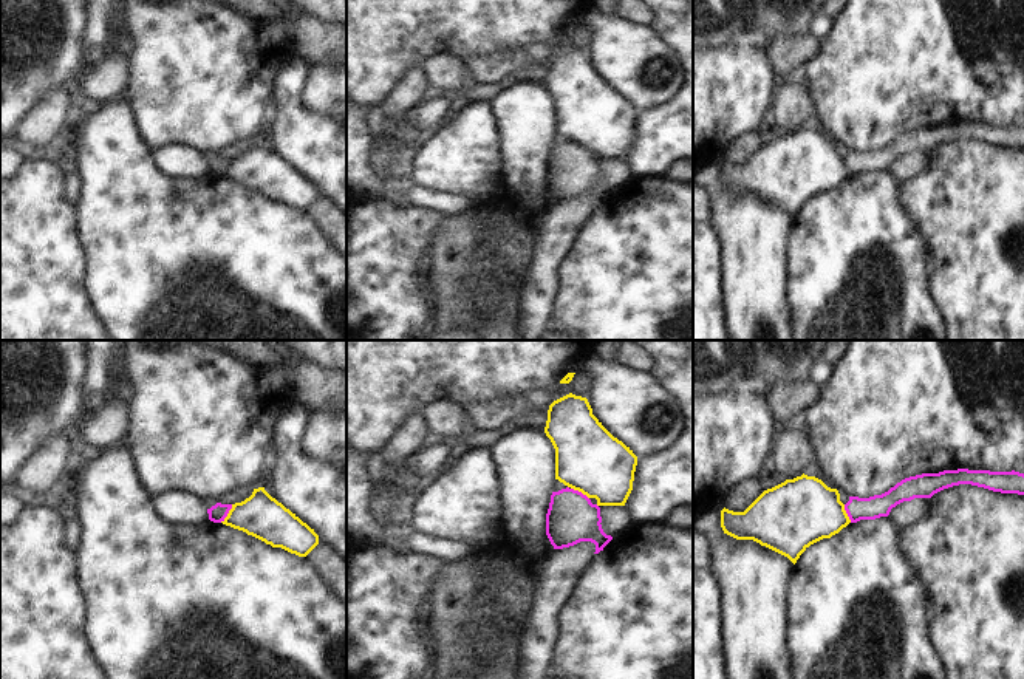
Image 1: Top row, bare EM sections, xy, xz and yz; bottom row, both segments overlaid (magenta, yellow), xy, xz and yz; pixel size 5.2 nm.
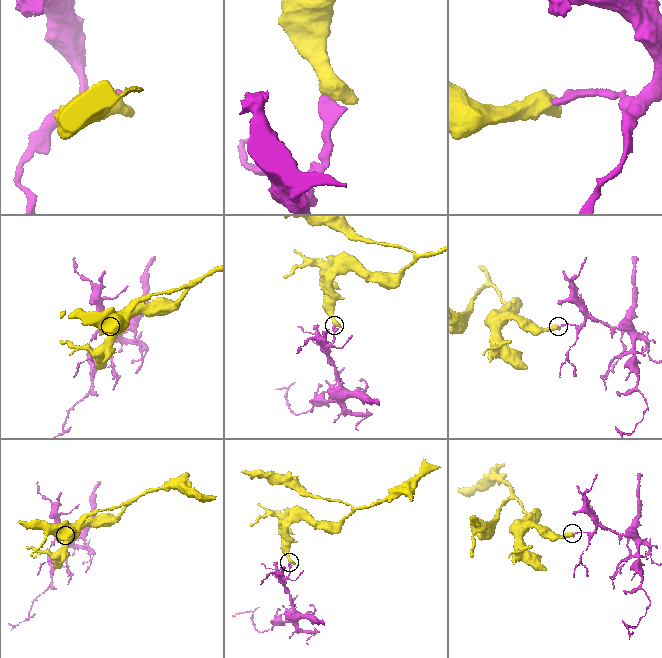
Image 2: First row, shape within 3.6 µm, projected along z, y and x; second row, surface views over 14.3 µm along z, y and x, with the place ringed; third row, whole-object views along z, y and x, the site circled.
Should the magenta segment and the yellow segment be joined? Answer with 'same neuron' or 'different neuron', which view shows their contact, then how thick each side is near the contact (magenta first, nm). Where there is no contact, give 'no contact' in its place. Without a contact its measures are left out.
different neuron; meets magenta in xy; 90 nm thick on the magenta side, 220 nm on the other

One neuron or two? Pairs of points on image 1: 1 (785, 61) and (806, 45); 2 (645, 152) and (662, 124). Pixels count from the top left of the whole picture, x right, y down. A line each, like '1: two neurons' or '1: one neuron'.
1: one neuron
2: one neuron

